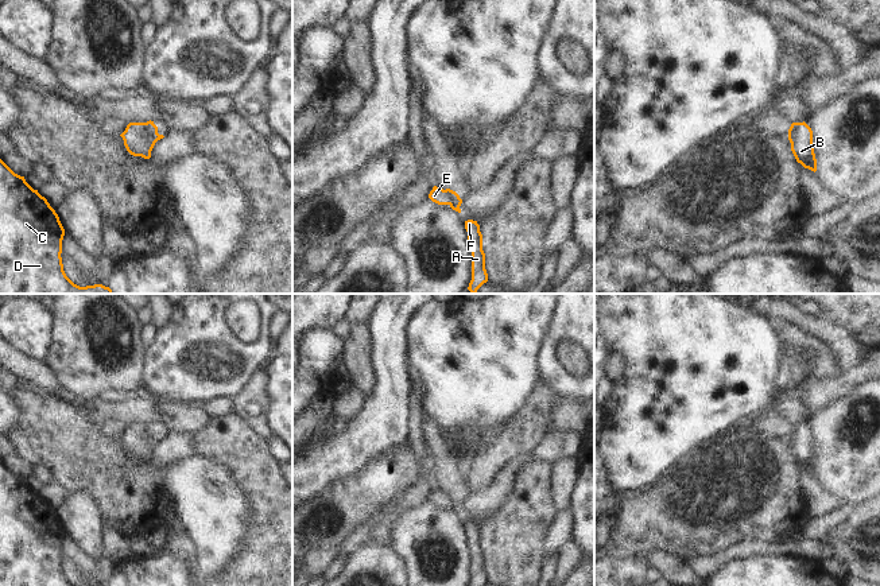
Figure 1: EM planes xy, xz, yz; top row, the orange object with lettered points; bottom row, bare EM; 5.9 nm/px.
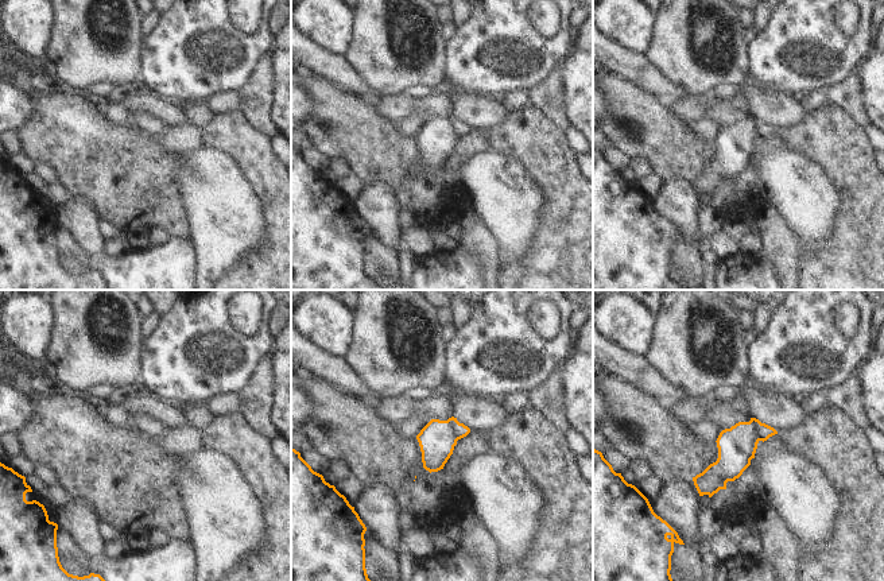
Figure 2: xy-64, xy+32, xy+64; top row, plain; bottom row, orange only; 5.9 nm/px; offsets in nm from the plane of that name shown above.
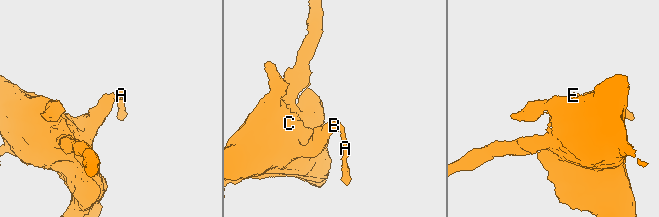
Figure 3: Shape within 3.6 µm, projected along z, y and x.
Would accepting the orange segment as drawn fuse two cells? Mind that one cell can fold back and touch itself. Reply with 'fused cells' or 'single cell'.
fused cells

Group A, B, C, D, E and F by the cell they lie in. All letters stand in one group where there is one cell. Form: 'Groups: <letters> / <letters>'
Groups: A F / B C D E

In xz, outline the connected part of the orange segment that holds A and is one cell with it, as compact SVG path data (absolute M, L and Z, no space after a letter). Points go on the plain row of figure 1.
M468 521L465 523L465 531L472 552L472 582L469 586L484 586L488 583L488 575L485 571L485 555L482 552L480 527L477 523Z

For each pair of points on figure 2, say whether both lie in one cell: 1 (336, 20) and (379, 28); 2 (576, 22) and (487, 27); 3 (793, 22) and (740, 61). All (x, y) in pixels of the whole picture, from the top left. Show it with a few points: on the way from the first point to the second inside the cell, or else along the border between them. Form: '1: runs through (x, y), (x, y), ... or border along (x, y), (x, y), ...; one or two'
1: border along (357, 14), (353, 42), (345, 54); two
2: border along (570, 14), (570, 27), (574, 33); two
3: border along (749, 43), (751, 73); two

